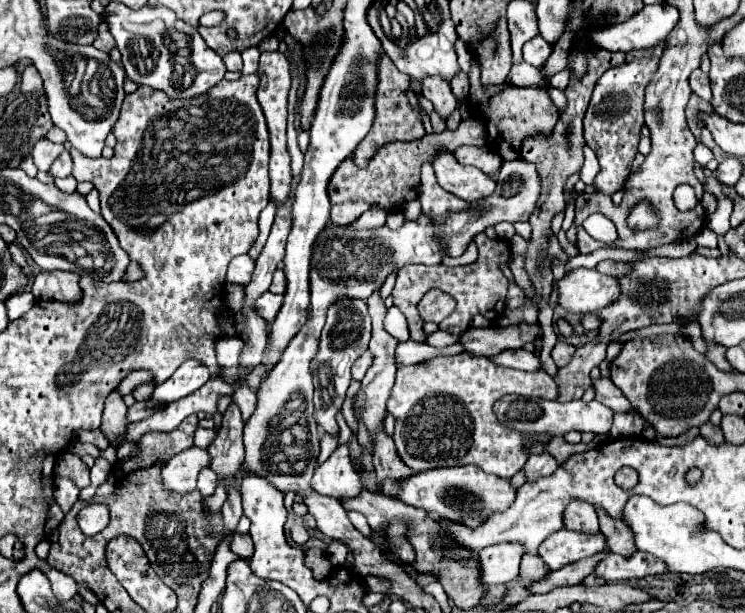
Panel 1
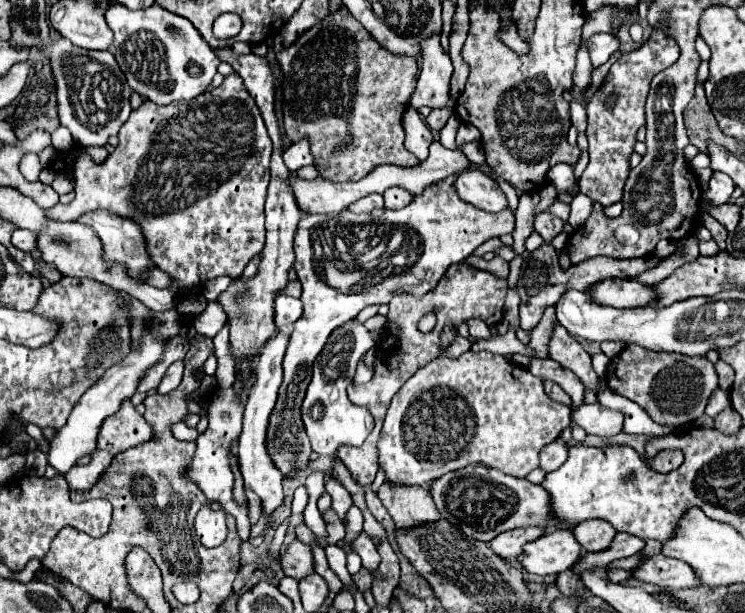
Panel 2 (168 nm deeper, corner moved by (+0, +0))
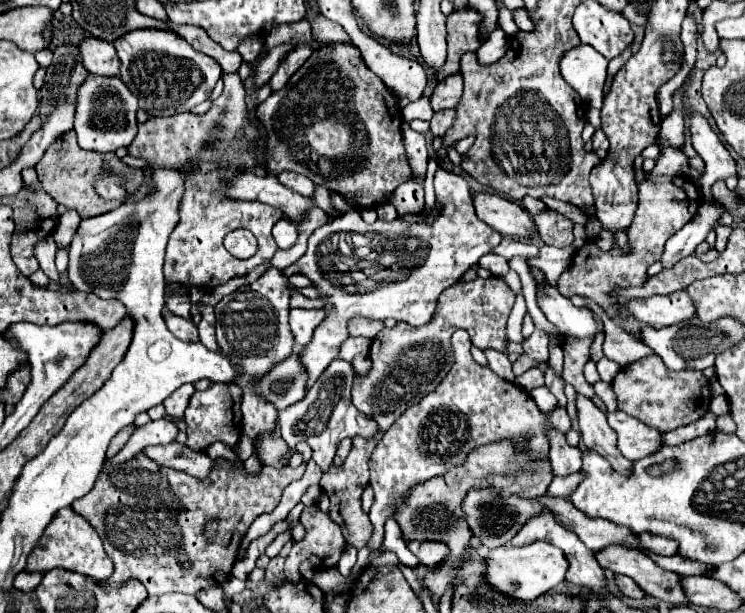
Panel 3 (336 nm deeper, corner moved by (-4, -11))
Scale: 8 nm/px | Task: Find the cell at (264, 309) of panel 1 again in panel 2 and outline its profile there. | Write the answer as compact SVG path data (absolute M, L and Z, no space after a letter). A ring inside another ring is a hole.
M279 294L275 298L275 326L277 328L291 328L291 324L303 314L303 304L297 298Z

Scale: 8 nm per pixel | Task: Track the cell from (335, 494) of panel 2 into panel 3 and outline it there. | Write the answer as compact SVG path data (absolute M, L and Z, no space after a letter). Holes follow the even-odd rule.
M335 359L325 371L323 375L315 381L315 385L309 389L307 397L287 409L283 409L279 413L279 431L283 441L289 447L295 447L299 441L305 441L311 449L313 449L313 461L327 471L333 463L335 457L335 449L337 443L345 437L355 437L355 435L363 435L363 437L371 437L375 435L377 427L373 419L367 419L367 415L359 413L353 403L351 403L351 375L353 375L353 367L347 361Z

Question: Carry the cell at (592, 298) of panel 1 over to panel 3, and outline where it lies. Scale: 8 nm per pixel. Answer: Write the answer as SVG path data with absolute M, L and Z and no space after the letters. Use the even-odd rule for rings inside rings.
M685 291L675 295L655 295L651 299L635 299L627 305L627 311L651 327L677 325L697 313L691 297Z

